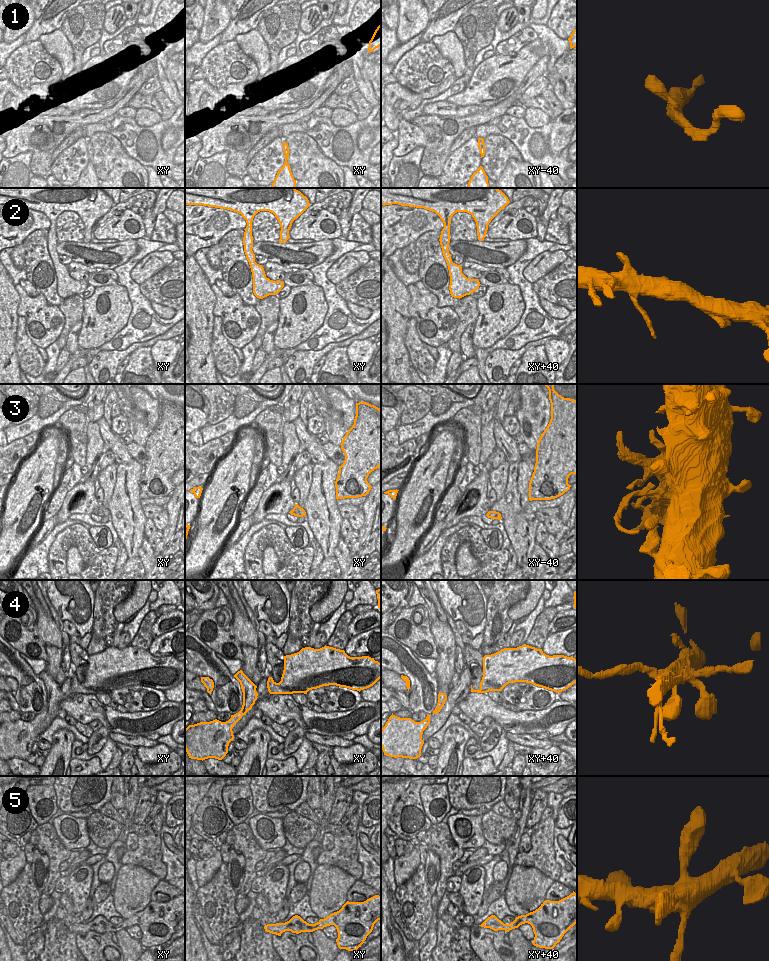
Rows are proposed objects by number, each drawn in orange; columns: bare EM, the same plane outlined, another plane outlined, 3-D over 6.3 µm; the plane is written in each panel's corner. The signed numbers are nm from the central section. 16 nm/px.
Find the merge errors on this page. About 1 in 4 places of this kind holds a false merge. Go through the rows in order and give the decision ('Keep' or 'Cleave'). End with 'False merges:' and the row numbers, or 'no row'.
1: Keep
2: Keep
3: Cleave
4: Keep
5: Keep
False merges: 3

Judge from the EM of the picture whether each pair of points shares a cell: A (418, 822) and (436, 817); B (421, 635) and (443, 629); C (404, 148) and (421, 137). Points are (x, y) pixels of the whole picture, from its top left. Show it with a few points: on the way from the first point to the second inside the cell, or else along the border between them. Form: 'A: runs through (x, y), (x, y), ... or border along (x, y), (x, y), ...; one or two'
A: border along (420, 797), (423, 811), (432, 824); two
B: border along (429, 622), (429, 630), (439, 654); two
C: runs through (407, 144), (414, 137), (417, 137); one

